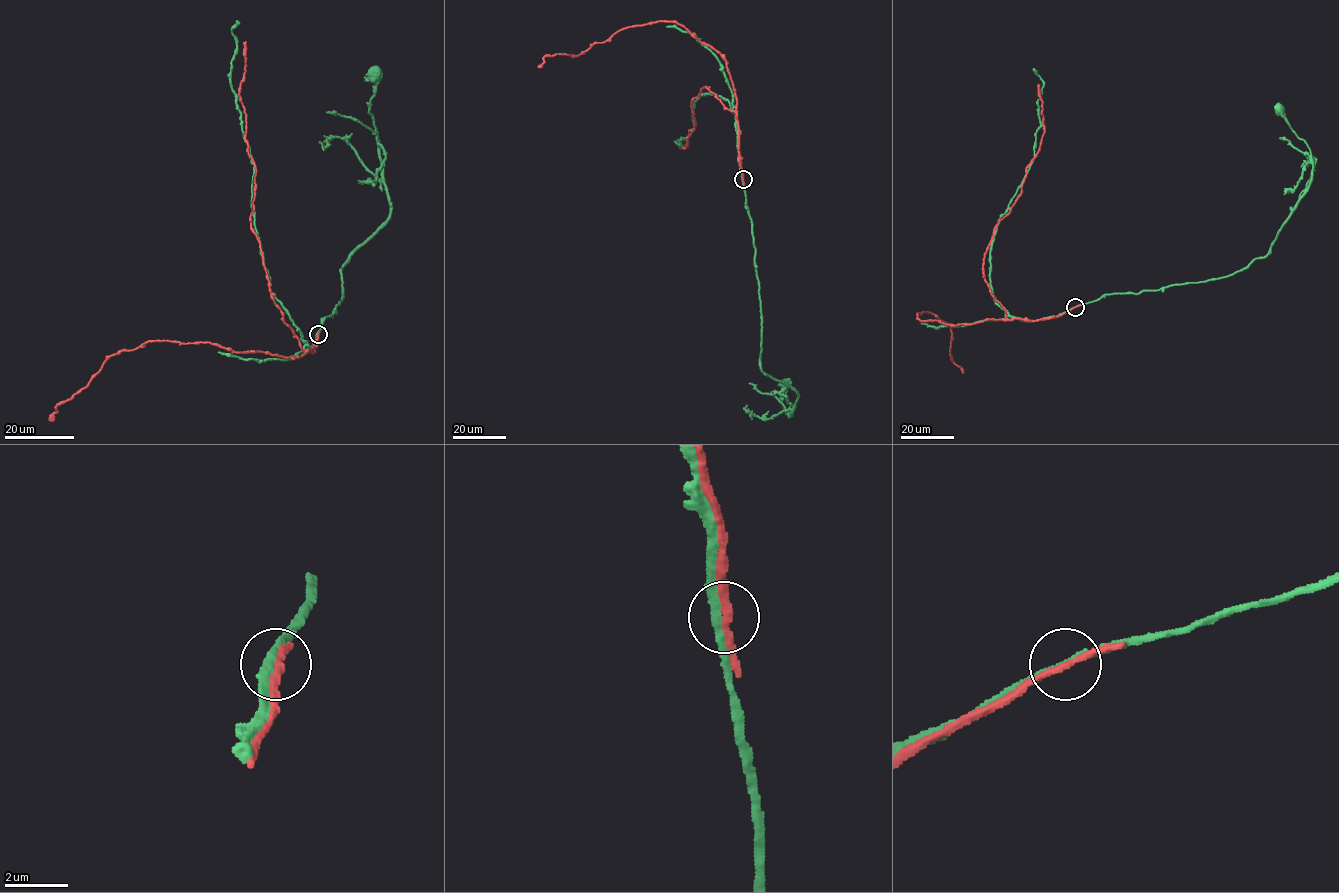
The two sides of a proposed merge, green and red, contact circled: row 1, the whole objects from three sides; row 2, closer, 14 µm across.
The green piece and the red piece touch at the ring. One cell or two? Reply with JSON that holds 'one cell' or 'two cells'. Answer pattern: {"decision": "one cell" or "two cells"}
{"decision": "two cells"}

